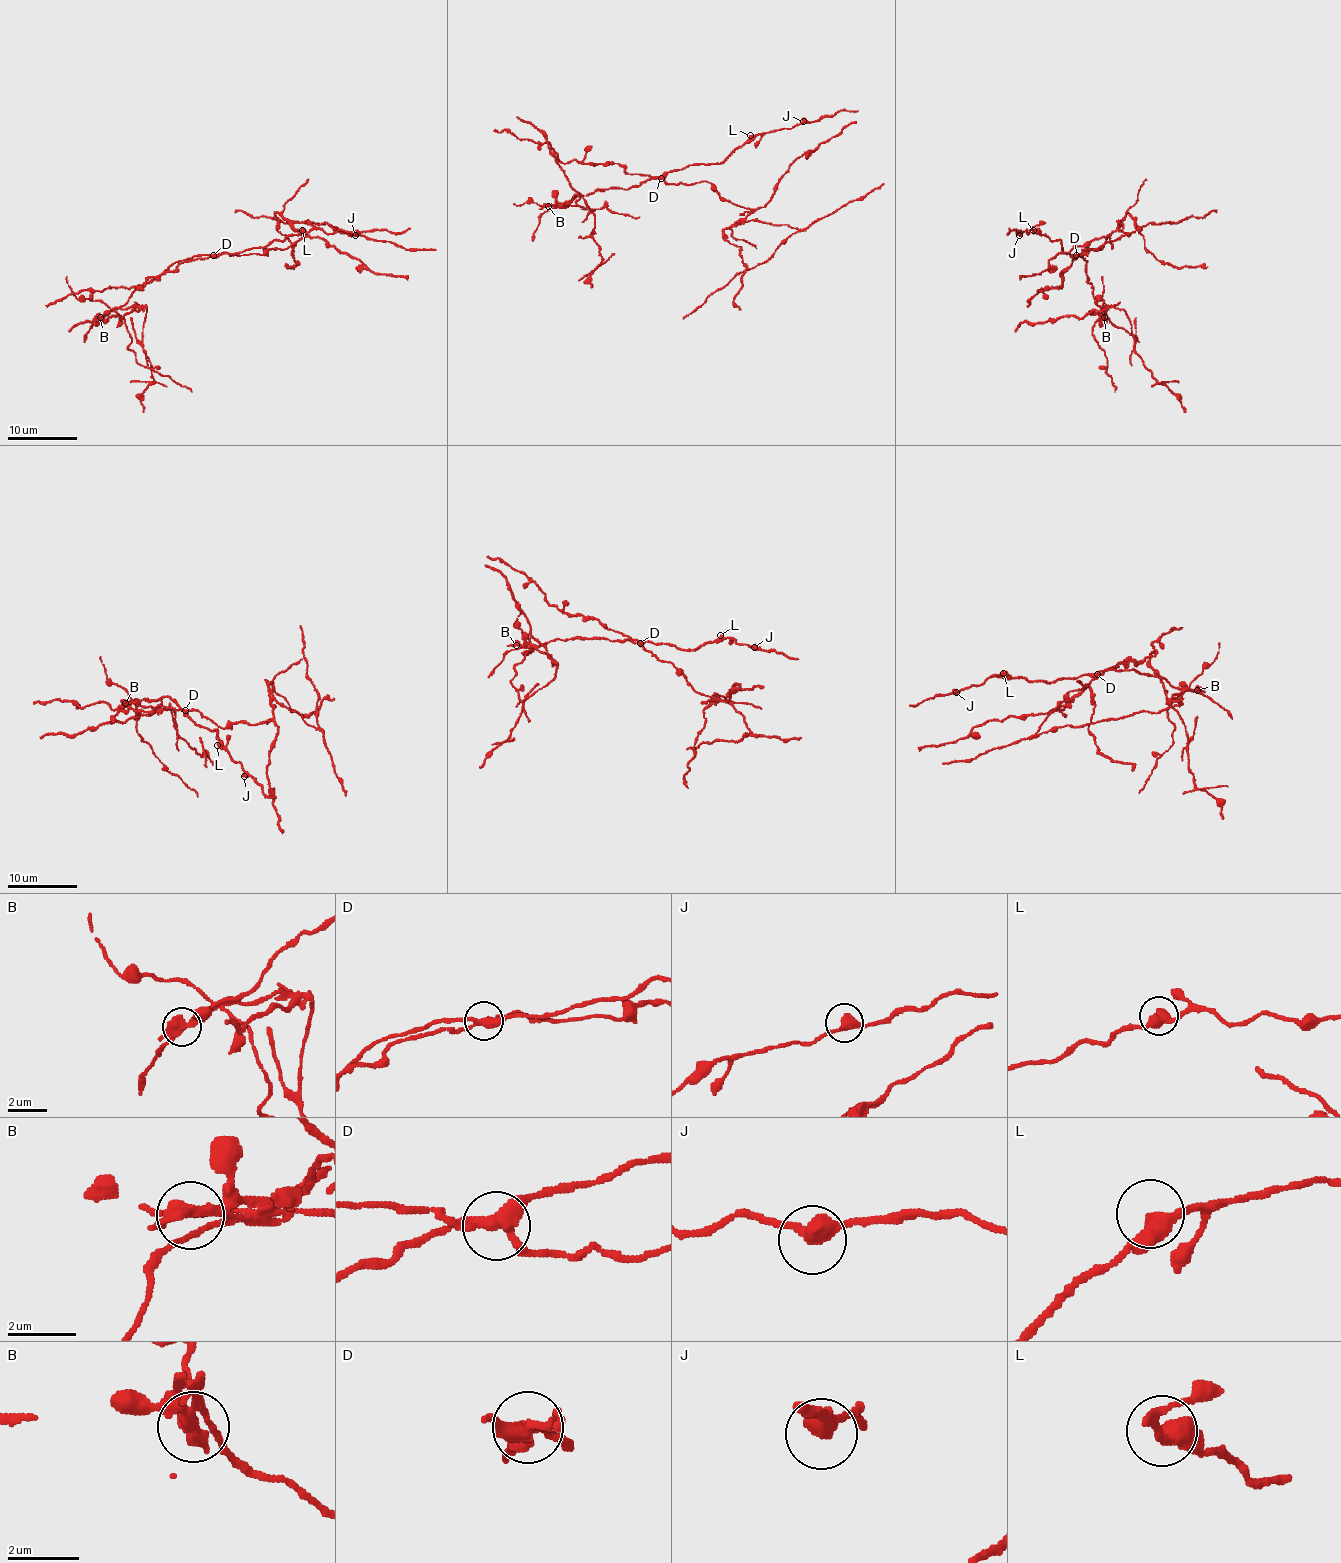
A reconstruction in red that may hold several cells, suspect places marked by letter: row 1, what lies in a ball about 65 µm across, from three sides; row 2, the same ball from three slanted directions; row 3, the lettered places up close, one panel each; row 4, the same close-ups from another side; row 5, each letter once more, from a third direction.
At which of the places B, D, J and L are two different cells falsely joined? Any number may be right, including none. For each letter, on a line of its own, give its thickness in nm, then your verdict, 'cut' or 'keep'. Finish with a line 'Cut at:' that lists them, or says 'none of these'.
B: 420 nm | cut
D: 320 nm | cut
J: 400 nm | keep
L: 440 nm | keep
Cut at: B, D

